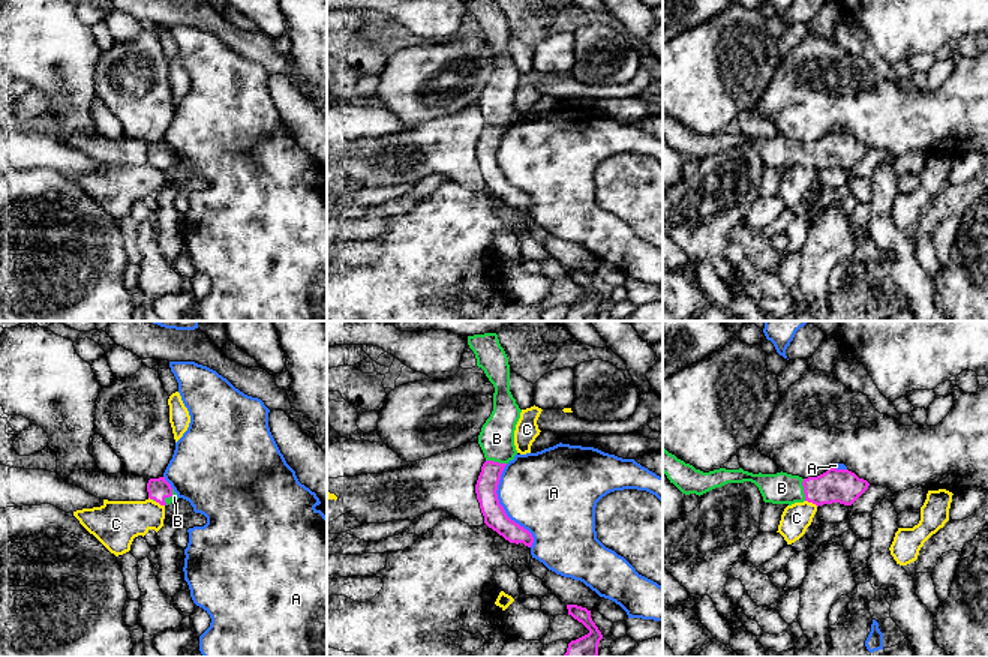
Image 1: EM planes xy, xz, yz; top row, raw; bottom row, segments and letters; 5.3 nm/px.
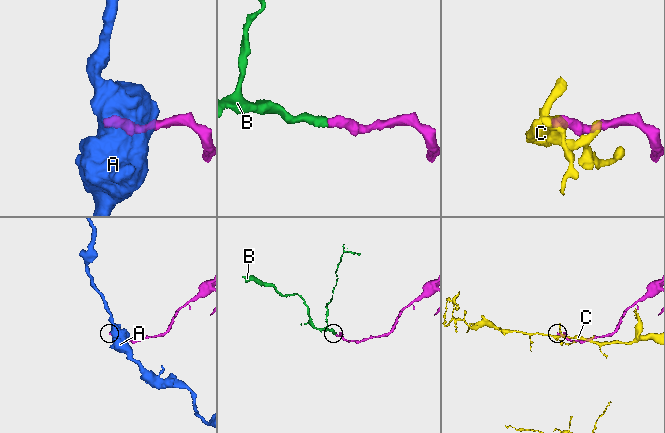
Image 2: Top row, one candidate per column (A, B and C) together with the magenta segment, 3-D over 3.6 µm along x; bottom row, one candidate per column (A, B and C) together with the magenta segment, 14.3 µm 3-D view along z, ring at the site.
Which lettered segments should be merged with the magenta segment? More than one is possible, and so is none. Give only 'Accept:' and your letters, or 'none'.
Accept: B

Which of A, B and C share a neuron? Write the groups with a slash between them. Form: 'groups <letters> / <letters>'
groups A / B / C

